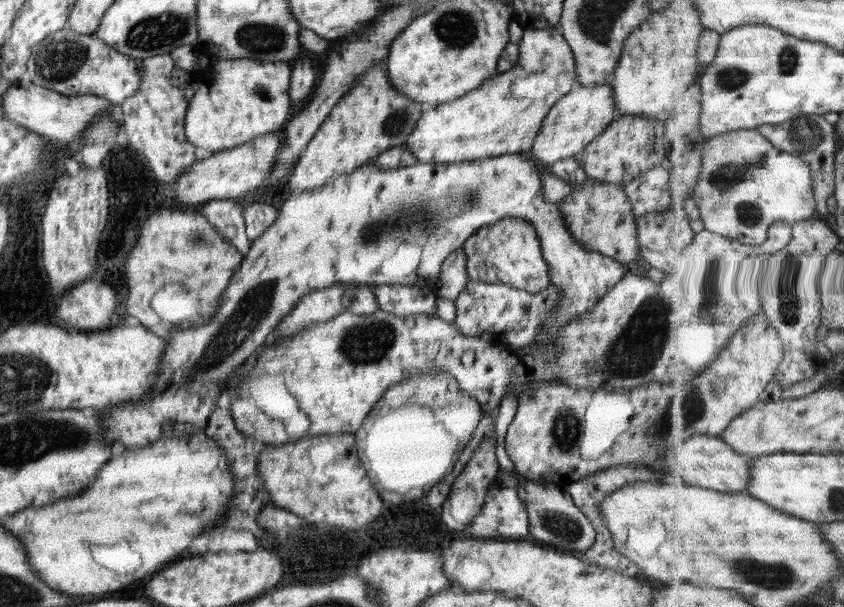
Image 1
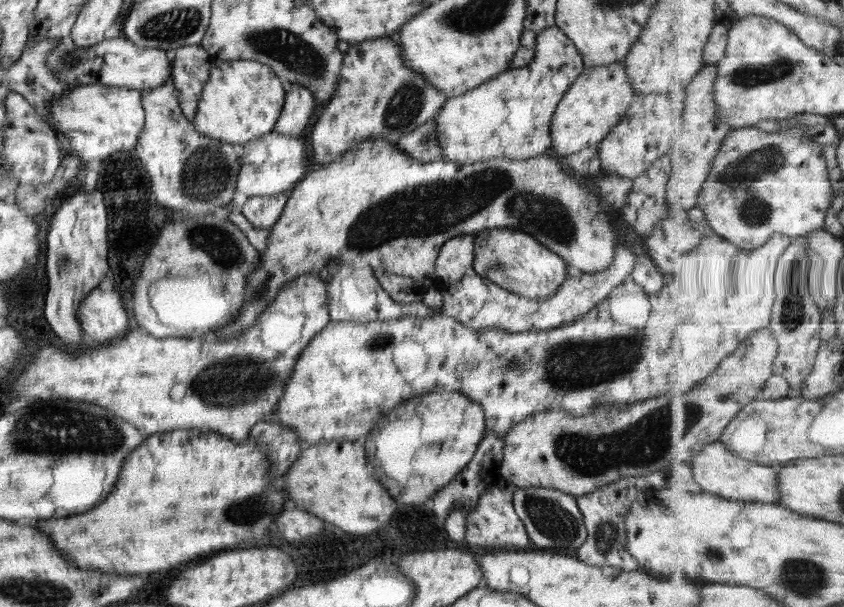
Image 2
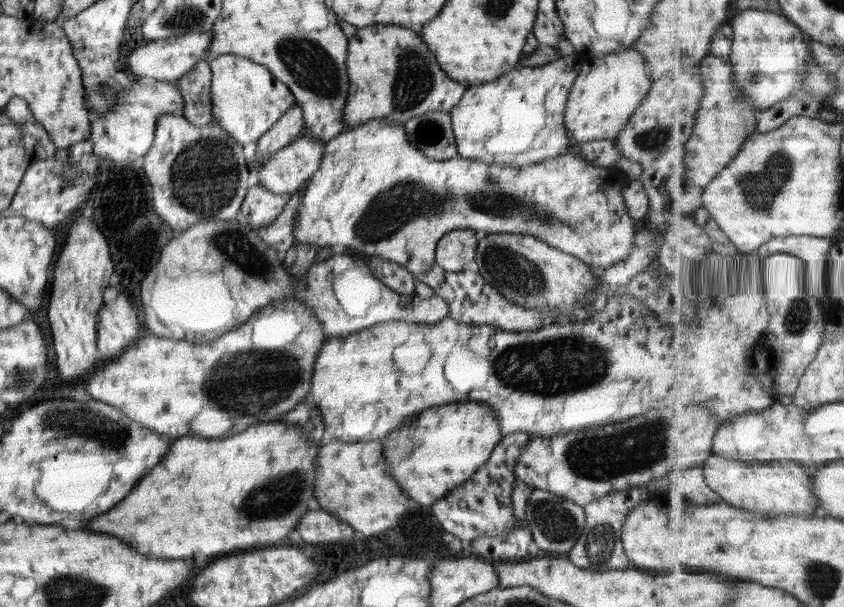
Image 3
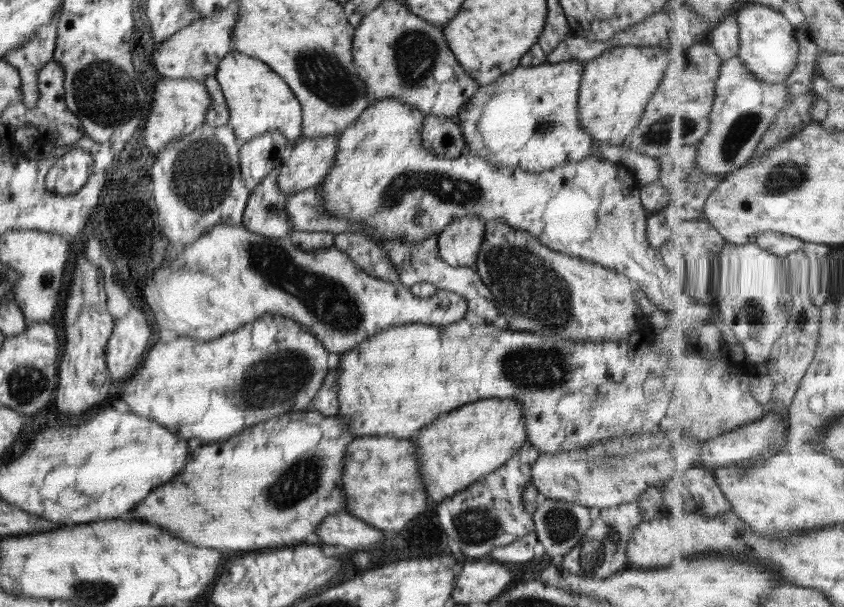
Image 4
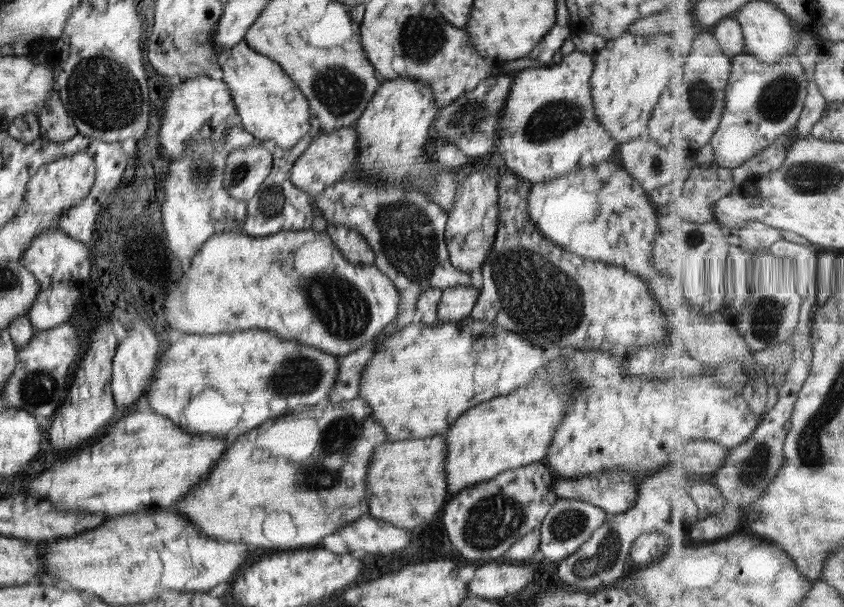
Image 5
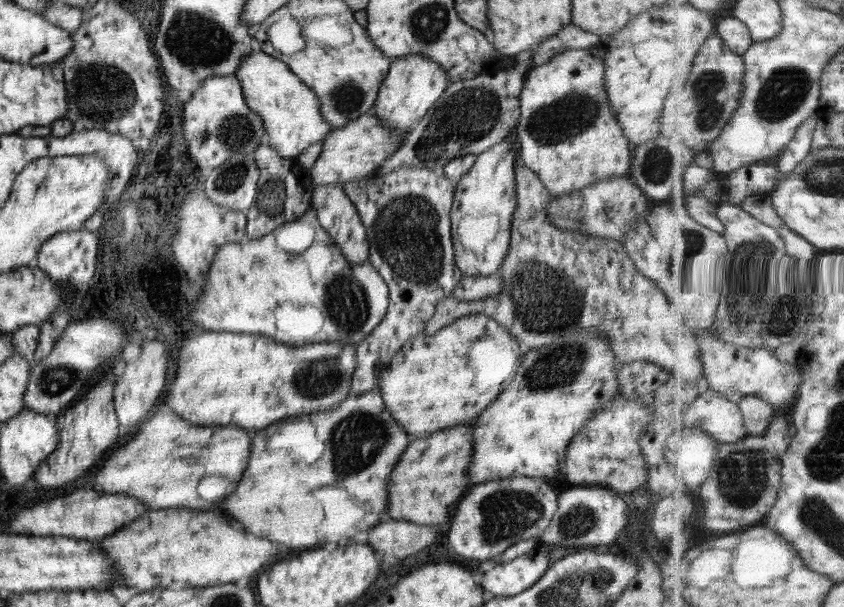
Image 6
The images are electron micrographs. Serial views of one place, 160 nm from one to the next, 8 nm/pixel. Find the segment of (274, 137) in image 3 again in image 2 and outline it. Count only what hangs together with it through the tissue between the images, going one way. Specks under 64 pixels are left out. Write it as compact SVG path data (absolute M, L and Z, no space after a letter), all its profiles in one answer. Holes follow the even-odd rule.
M292 84L284 93L284 102L273 131L298 138L313 114L315 98L300 84Z

